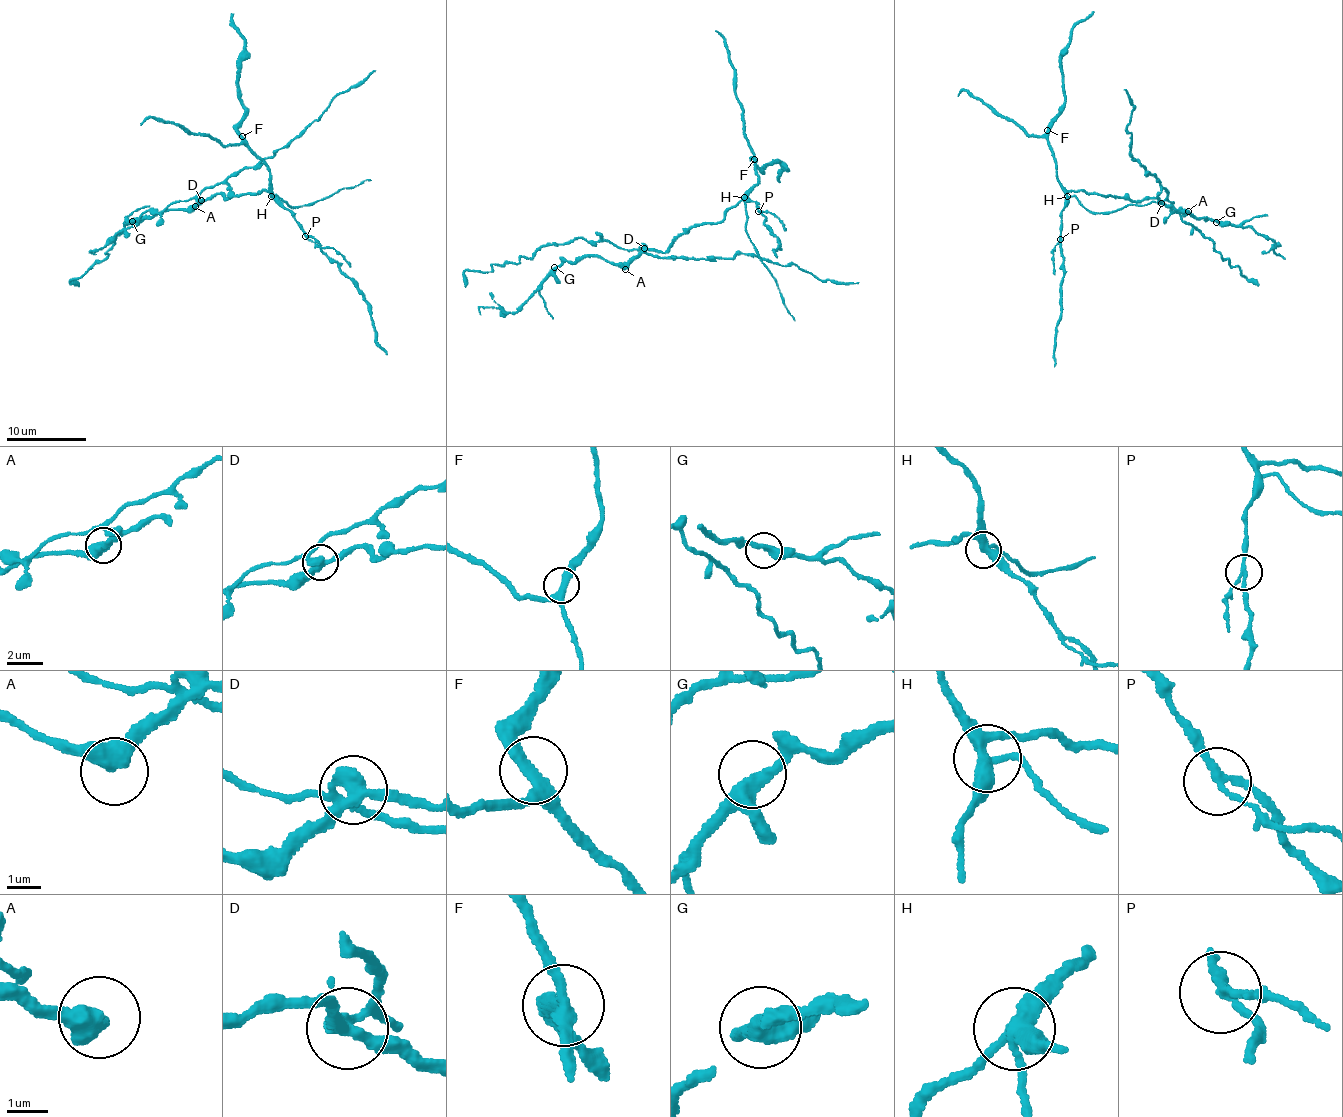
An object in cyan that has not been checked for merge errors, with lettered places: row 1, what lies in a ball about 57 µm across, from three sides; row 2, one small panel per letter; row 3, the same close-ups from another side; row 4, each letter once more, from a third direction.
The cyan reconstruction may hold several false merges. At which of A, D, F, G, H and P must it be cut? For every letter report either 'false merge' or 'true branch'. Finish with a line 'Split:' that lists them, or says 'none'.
A: true branch
D: false merge
F: true branch
G: true branch
H: false merge
P: false merge
Split: D, H, P

